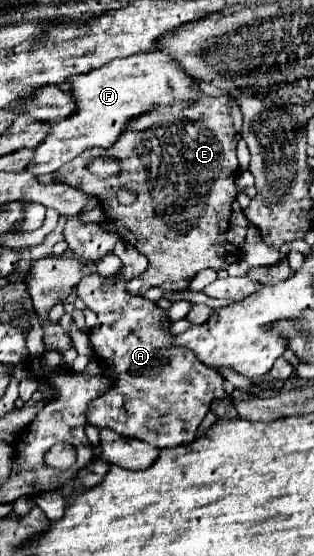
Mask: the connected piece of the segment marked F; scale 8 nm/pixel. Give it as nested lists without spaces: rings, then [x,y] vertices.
[[[141,52],[127,58],[117,58],[97,70],[73,76],[69,78],[69,90],[65,94],[73,98],[77,110],[67,118],[45,122],[49,126],[47,138],[35,148],[35,156],[25,170],[35,176],[57,172],[85,148],[109,148],[131,118],[149,112],[157,104],[173,104],[177,100],[193,102],[197,92],[199,90],[193,88],[193,78],[181,72],[181,68],[161,52]]]

